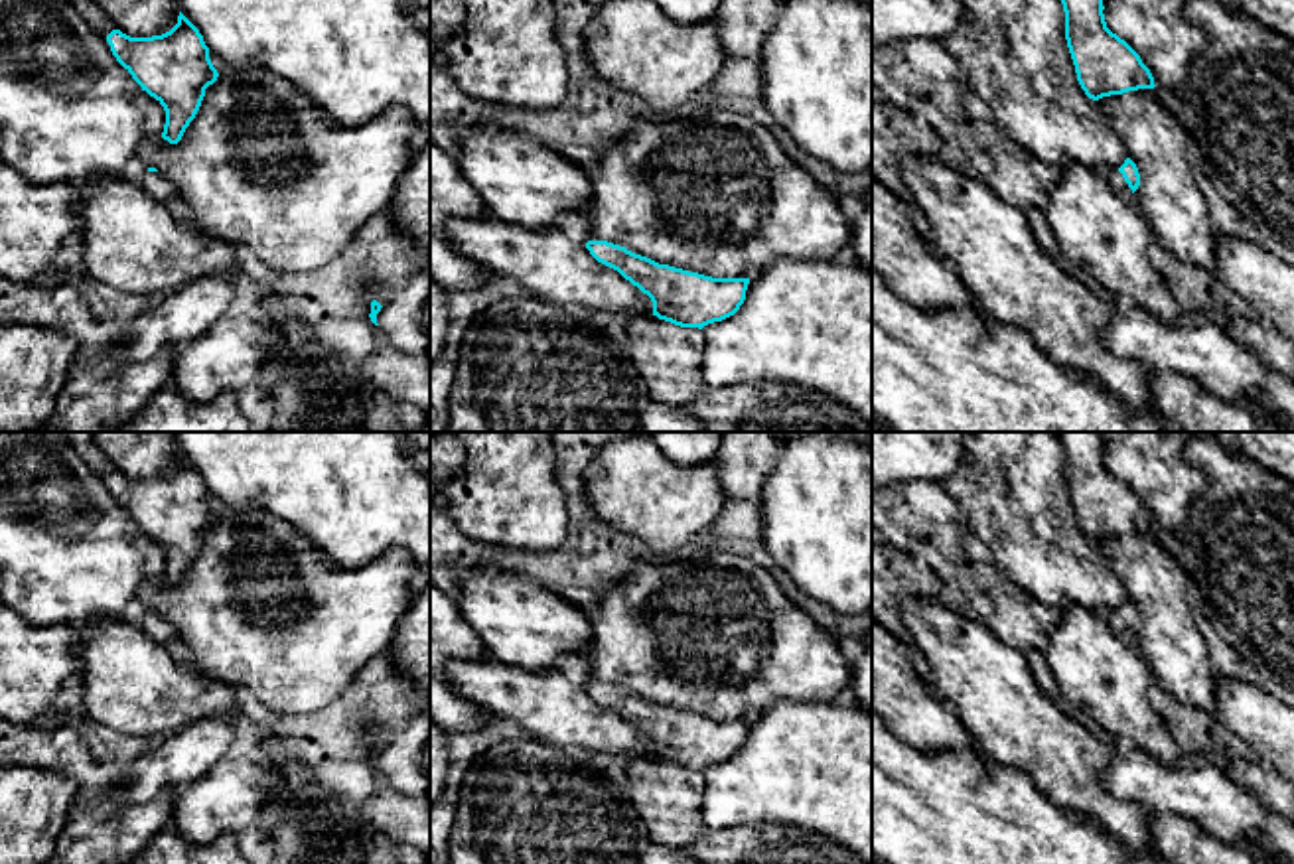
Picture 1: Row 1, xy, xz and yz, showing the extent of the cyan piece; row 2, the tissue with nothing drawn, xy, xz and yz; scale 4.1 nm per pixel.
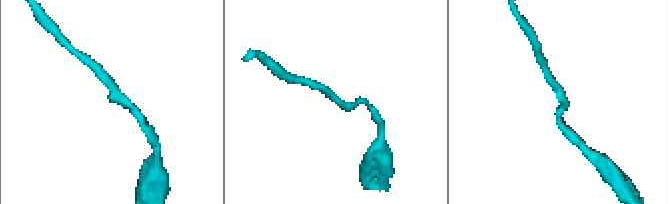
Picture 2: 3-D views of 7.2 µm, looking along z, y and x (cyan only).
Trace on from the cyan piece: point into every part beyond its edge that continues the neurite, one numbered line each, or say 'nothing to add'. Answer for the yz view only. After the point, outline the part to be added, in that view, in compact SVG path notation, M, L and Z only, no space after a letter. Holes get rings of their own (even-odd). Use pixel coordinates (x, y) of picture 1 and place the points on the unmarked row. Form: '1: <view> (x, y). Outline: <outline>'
1: yz (1115, 622). Outline: M1118 612L1111 613L1109 617L1103 617L1103 621L1109 625L1109 629L1114 635L1124 637L1124 639L1132 639L1134 637Z

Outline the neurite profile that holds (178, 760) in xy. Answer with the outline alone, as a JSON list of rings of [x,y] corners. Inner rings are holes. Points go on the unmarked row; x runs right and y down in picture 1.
[[[197,720],[148,746],[124,775],[122,803],[140,805],[162,787],[185,787],[205,777],[227,756],[235,730],[227,720]]]

